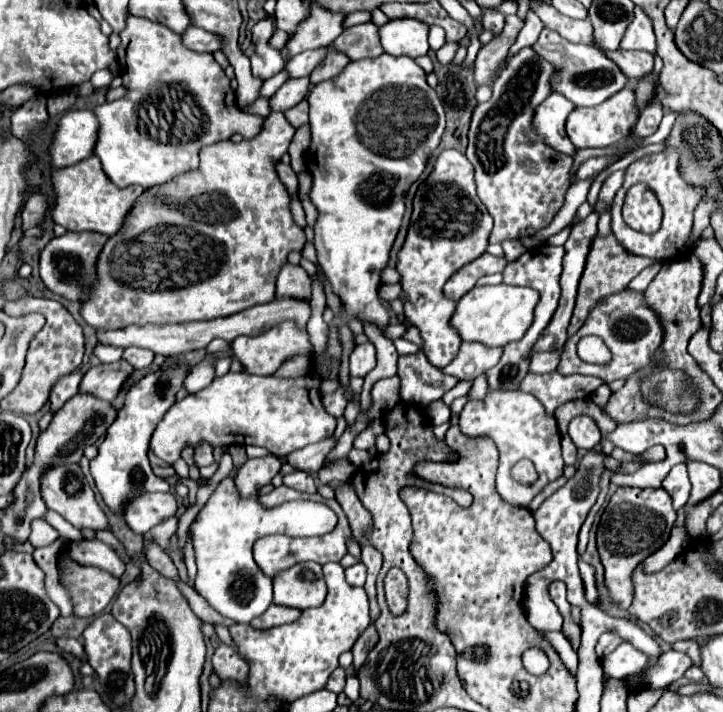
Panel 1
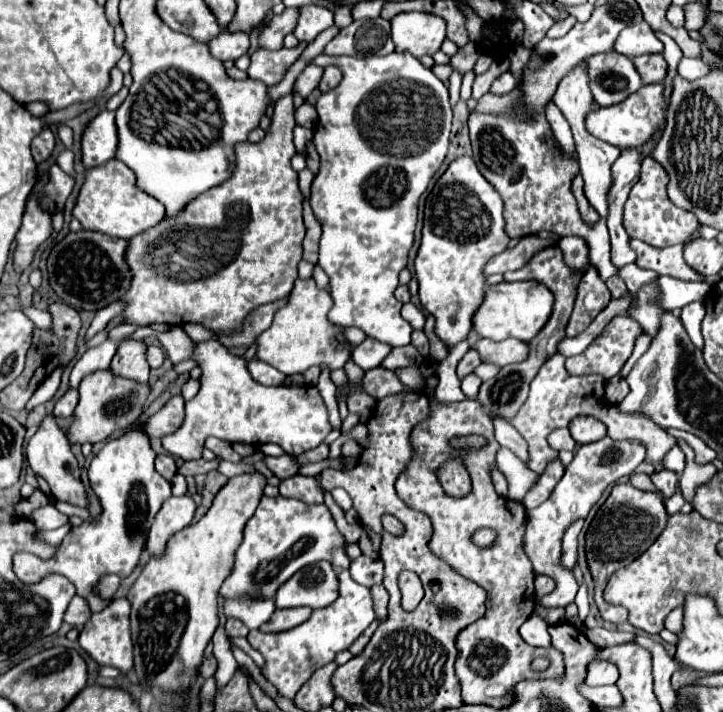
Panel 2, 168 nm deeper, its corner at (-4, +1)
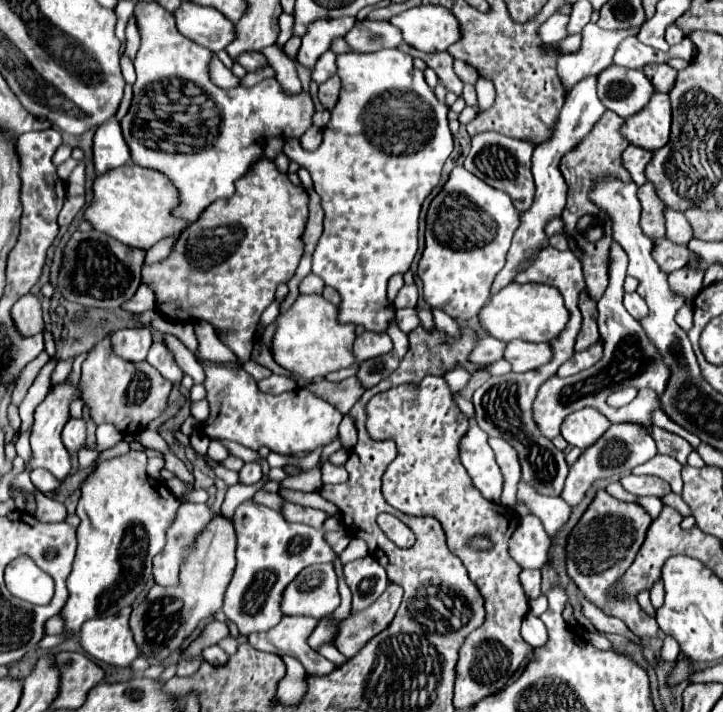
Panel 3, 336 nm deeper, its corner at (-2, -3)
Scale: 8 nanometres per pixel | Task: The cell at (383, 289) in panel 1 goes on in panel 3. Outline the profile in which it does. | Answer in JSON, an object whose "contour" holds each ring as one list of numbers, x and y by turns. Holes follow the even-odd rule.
{"contour":[[403,285,403,289,397,293,393,305,397,309,401,309,401,307,415,307,417,305,417,287,415,285]]}

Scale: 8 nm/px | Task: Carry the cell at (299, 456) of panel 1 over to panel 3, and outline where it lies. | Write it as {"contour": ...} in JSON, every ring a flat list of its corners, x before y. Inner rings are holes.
{"contour":[[245,463,243,469,239,471,239,477,241,477,243,485,257,483,261,479,261,467,259,467,259,463]]}

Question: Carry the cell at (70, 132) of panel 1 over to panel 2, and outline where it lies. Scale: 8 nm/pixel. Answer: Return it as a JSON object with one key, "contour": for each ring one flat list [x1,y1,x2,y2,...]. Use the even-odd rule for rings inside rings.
{"contour":[[103,109,83,133,83,165,87,169,105,165,117,153,117,125,115,113]]}

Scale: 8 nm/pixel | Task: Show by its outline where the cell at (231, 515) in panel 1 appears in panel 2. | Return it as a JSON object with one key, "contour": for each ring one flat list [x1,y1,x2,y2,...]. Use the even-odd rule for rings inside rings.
{"contour":[[235,599,225,601,225,615,241,619,249,629,259,629,275,611,273,601,251,601,251,599]]}

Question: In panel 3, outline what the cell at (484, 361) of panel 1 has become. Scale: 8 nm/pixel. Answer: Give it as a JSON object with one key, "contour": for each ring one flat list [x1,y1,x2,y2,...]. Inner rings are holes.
{"contour":[[509,341,505,345,505,355,517,373,525,373,531,369,537,369,545,365,551,359,551,349,549,343,527,343,527,341]]}

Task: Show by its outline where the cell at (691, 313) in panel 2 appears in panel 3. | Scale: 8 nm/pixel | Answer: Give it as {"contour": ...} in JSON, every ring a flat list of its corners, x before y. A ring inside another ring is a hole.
{"contour":[[685,303,685,305,677,311,675,321,677,321,677,325,679,325,683,331,689,331,689,329,693,327,693,307]]}

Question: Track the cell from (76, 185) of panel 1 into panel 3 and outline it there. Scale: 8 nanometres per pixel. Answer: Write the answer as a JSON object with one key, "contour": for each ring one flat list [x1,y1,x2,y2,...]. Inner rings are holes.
{"contour":[[127,163,125,167,95,177,93,199,83,217,85,221,91,223,93,229,125,245,147,251,161,237,173,233,179,235,187,227,185,221,171,217,171,209,175,205,177,205,177,191,165,175]]}

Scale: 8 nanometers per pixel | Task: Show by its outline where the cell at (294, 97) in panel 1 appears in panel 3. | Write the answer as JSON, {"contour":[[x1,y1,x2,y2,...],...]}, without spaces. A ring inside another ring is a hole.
{"contour":[[327,51,327,53,323,53,323,55,317,59,317,63,315,63,315,67,313,67,313,73,311,73,311,81,315,81,317,85,321,85,321,83,325,83,335,71,337,71,337,67,335,67,335,53]]}

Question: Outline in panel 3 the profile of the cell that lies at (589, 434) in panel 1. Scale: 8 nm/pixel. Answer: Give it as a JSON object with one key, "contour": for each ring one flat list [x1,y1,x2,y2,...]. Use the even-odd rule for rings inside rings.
{"contour":[[585,407,585,409,579,409,579,411,565,417,565,421,561,425,561,435,565,437,565,441,569,445,579,447,579,449,587,449,609,427,611,427,611,423,599,411]]}

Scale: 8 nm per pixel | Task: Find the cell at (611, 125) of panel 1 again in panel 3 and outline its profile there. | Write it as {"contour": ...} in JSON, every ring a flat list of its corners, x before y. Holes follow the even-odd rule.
{"contour":[[653,93,653,99,645,105,645,111,637,111,633,119,627,119,621,127,621,135,629,145,645,147,649,151,661,149,669,141,671,105,667,93]]}

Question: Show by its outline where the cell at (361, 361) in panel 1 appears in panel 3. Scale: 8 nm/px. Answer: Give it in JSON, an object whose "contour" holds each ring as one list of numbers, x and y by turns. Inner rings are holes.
{"contour":[[365,331,361,337,355,339,353,355,357,363,363,363,365,359,375,359,377,355,385,355,393,349,393,343,387,333,369,333]]}

